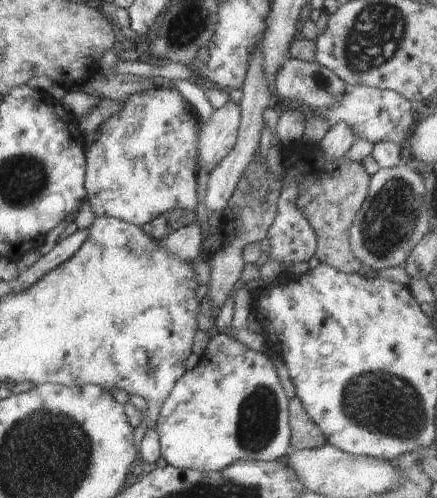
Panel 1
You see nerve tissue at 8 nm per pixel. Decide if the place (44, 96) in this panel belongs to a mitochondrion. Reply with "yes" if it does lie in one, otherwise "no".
no

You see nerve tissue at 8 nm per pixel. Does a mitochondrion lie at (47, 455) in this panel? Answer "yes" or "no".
yes

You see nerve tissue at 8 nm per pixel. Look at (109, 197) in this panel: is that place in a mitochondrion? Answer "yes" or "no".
no

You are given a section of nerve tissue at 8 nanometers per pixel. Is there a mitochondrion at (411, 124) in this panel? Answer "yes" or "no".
no

